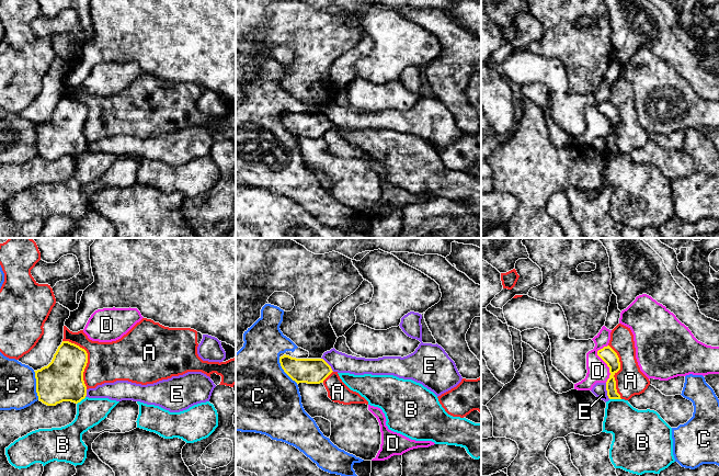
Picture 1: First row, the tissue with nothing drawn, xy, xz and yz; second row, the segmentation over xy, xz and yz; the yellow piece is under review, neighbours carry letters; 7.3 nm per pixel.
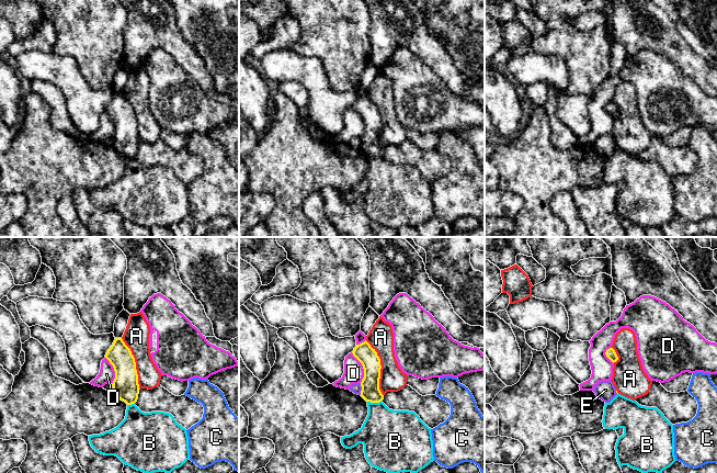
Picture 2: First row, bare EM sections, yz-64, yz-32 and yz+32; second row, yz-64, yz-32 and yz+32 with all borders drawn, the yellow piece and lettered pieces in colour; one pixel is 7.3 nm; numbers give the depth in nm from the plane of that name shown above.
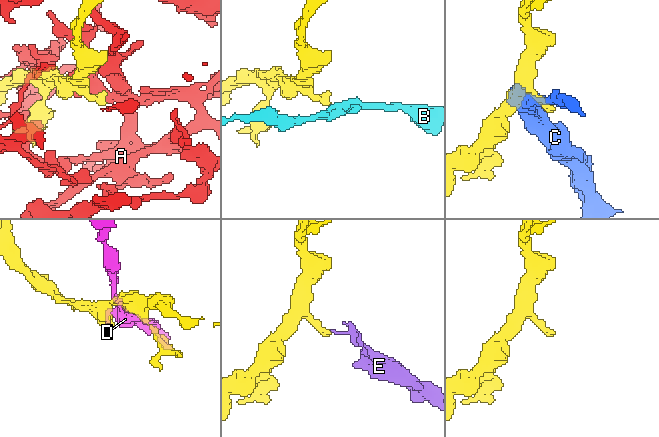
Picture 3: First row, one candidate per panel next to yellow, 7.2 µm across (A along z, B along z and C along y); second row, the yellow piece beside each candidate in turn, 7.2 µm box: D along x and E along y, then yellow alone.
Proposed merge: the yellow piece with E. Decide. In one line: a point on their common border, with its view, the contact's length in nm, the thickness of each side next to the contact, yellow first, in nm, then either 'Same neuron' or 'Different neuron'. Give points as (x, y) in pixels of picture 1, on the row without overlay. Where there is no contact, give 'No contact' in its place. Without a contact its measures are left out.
Touches yellow at yz (606, 144). Shared border 120 nm. Thickness 110 nm (yellow) against 100 nm. Different neuron

